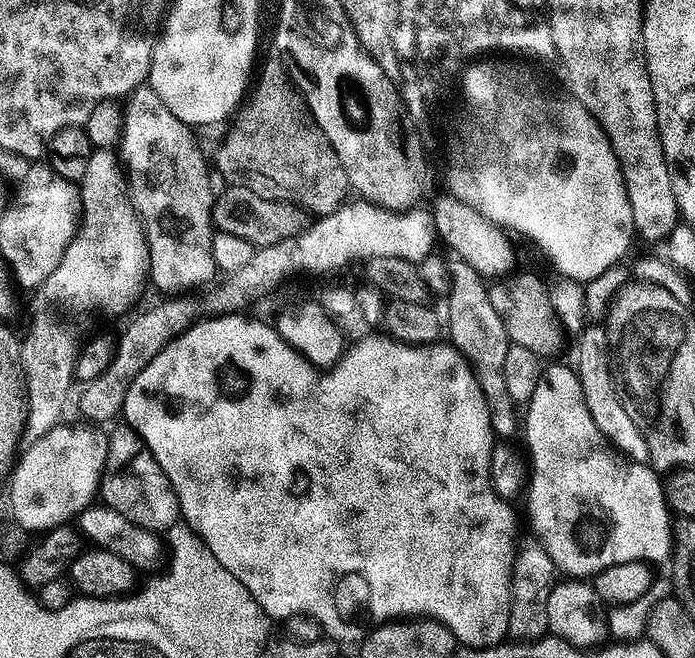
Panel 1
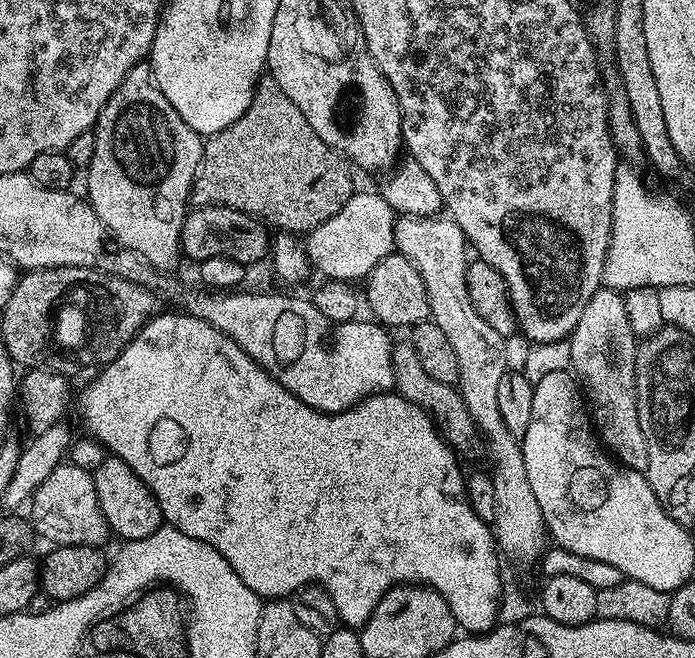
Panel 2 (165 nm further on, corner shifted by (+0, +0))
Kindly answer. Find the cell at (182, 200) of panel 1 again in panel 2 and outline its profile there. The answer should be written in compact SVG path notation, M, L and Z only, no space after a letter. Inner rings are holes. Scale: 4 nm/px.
M148 62L135 64L122 78L118 90L106 102L100 117L96 119L96 145L94 158L86 170L88 176L88 192L86 199L98 218L104 223L105 229L122 246L130 246L150 262L159 272L172 270L182 260L180 235L182 222L190 211L192 183L196 173L200 171L200 154L202 137L195 132L166 102L166 94L158 90L156 79L152 73L152 65Z

